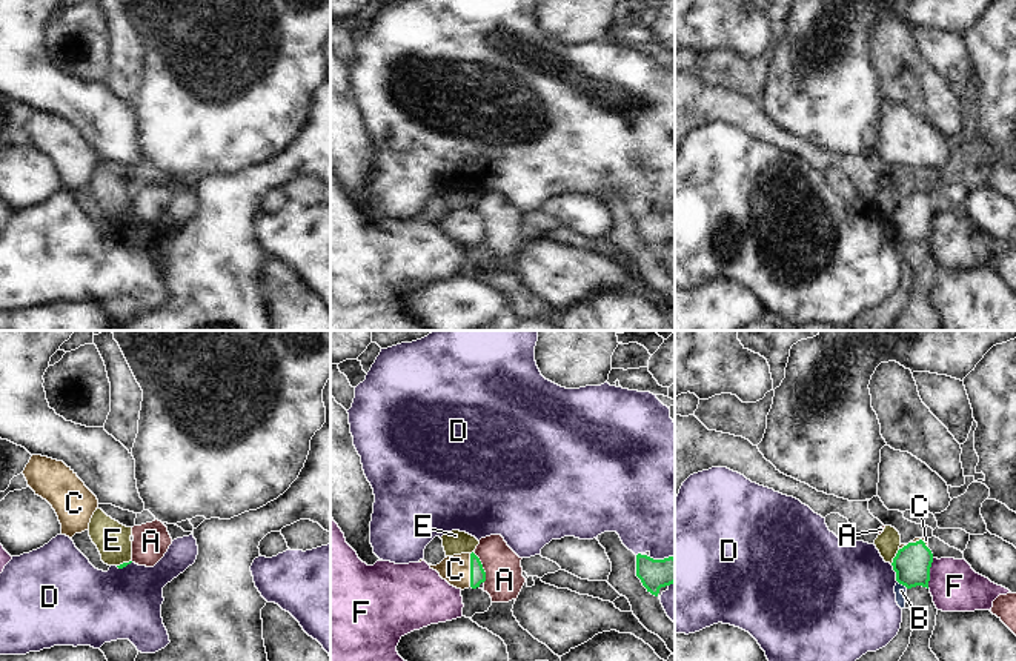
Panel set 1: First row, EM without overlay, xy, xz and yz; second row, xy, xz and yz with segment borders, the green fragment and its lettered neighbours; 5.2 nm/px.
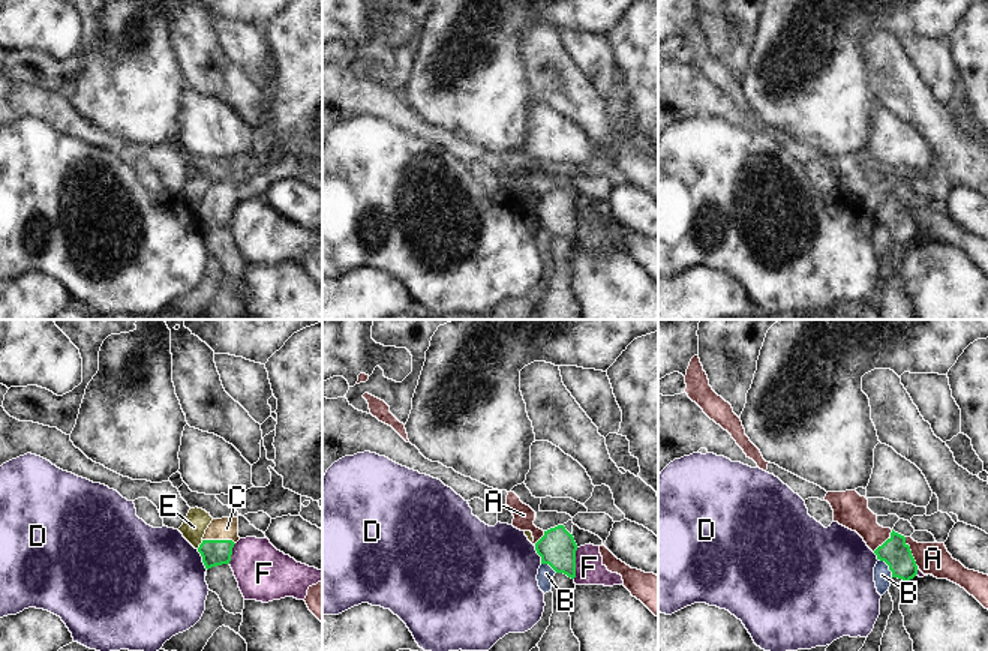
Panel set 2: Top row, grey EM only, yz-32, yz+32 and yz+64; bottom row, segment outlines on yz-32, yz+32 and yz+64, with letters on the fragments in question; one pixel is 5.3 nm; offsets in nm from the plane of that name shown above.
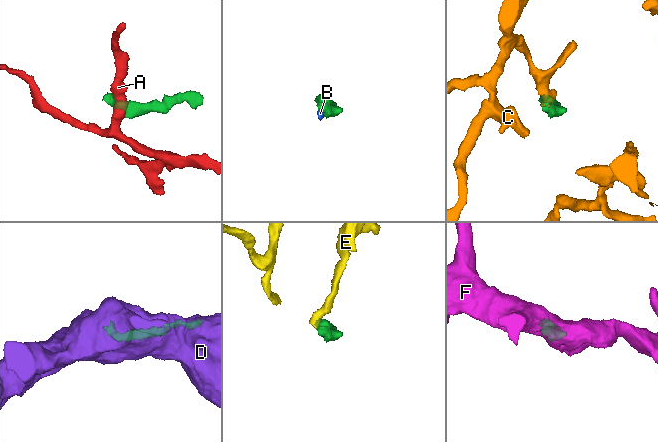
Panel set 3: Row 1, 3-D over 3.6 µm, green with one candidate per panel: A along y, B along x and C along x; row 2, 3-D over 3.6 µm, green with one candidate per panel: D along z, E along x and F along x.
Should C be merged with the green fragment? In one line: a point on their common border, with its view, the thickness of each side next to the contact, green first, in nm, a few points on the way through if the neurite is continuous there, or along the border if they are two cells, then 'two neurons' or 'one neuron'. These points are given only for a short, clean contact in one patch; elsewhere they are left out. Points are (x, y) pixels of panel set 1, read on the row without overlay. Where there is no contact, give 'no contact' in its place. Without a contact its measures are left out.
xz (471, 226) | 80/150 nm | across xz (477, 228), (471, 226), (455, 225) | one neuron

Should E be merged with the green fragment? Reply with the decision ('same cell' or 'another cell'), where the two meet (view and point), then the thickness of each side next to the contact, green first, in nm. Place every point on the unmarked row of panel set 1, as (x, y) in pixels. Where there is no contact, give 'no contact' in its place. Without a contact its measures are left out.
another cell; contact yz (895, 212); calibres 190 and 120 nm

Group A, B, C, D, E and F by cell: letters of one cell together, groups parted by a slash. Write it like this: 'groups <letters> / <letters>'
groups A / B / C / D / E / F

